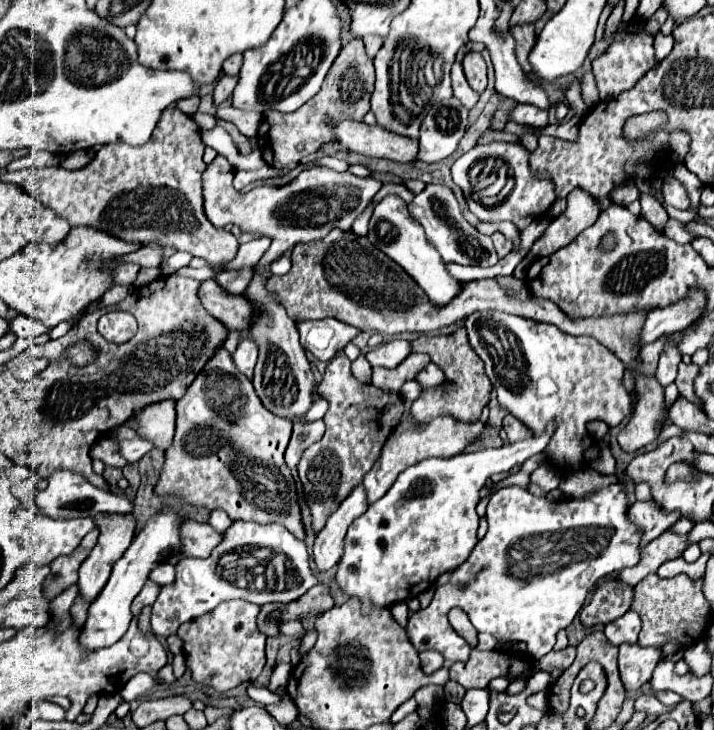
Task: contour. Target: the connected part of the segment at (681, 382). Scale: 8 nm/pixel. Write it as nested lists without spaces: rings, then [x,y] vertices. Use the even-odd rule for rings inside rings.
[[[680,364],[678,366],[678,376],[676,376],[676,386],[678,386],[678,394],[682,398],[686,398],[688,402],[698,402],[694,396],[694,378],[698,376],[698,366],[694,364]]]

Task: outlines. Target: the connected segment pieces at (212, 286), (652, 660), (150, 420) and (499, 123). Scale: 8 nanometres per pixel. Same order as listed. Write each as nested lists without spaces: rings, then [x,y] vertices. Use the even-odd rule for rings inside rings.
[[[216,280],[202,282],[200,300],[204,308],[228,330],[248,332],[256,324],[256,320],[266,314],[266,308],[256,306],[244,294],[228,294],[218,286]]]
[[[622,644],[618,654],[618,670],[620,678],[628,692],[636,692],[642,688],[662,660],[662,652],[658,648],[642,648],[638,644]]]
[[[166,400],[160,404],[152,404],[134,416],[136,422],[140,424],[138,432],[148,440],[152,440],[160,450],[166,450],[174,438],[174,424],[176,424],[174,406],[176,406],[174,400]]]
[[[502,98],[500,100],[500,106],[496,108],[496,112],[492,114],[492,118],[490,118],[490,128],[494,126],[494,130],[504,130],[506,128],[506,124],[510,122],[510,114],[512,114],[512,110],[516,108],[516,102],[514,100],[510,100],[510,98]]]

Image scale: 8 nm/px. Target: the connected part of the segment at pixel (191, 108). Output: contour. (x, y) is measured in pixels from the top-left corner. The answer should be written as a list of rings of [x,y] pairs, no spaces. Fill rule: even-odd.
[[[192,96],[192,98],[180,100],[176,106],[178,106],[178,108],[182,108],[182,112],[184,112],[184,114],[192,116],[192,114],[196,114],[196,110],[198,110],[198,104],[200,104],[200,98],[198,98],[198,96]]]

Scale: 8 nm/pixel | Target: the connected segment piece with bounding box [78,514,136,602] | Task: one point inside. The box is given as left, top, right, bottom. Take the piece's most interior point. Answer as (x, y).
(116, 531)

